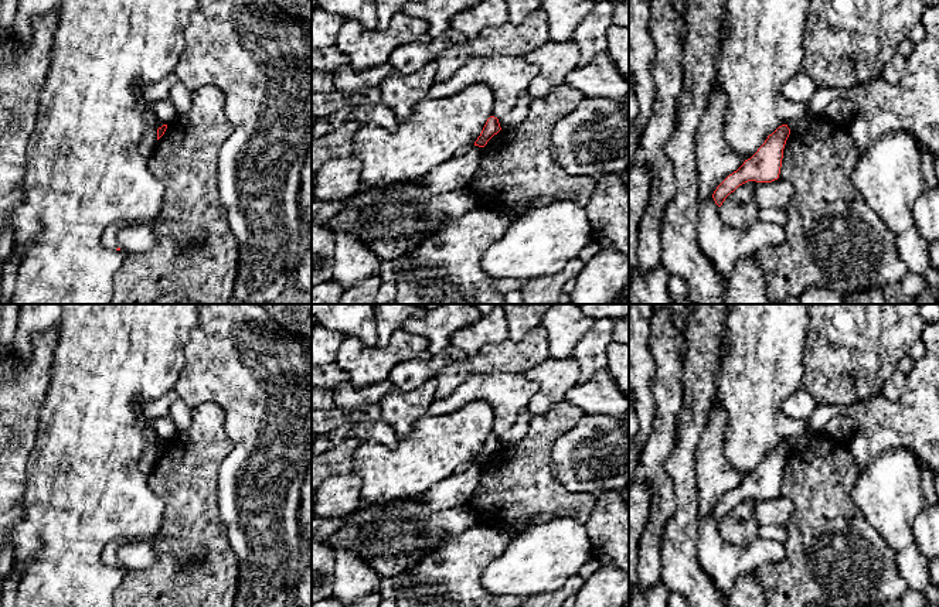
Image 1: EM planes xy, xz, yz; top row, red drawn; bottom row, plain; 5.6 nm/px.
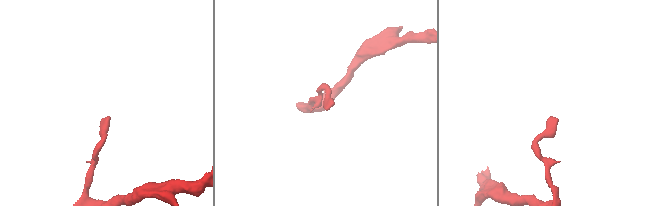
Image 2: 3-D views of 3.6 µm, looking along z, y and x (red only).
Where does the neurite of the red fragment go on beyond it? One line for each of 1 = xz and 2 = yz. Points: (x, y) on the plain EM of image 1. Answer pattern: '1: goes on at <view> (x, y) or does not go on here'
1: does not go on here
2: does not go on here

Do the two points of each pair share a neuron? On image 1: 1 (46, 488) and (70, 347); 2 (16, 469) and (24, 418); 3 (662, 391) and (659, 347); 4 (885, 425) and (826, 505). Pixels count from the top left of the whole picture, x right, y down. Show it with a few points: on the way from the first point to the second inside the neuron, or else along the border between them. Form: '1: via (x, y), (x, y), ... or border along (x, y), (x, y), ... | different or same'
1: via (67, 453), (70, 450), (70, 382) | same
2: via (16, 456), (16, 430) | same
3: via (663, 379), (663, 358) | same
4: border along (847, 443), (847, 450), (858, 473) | different

